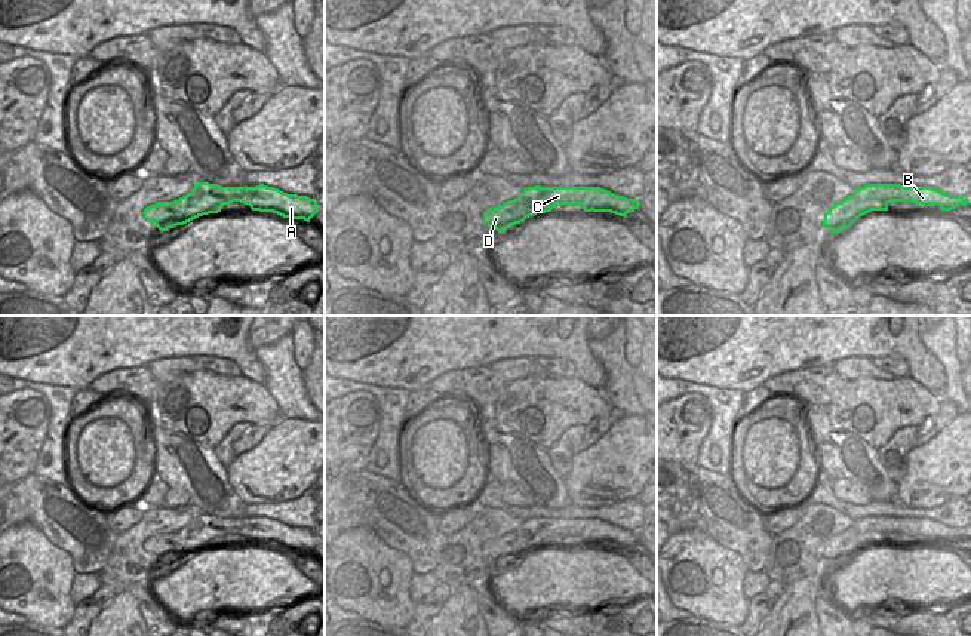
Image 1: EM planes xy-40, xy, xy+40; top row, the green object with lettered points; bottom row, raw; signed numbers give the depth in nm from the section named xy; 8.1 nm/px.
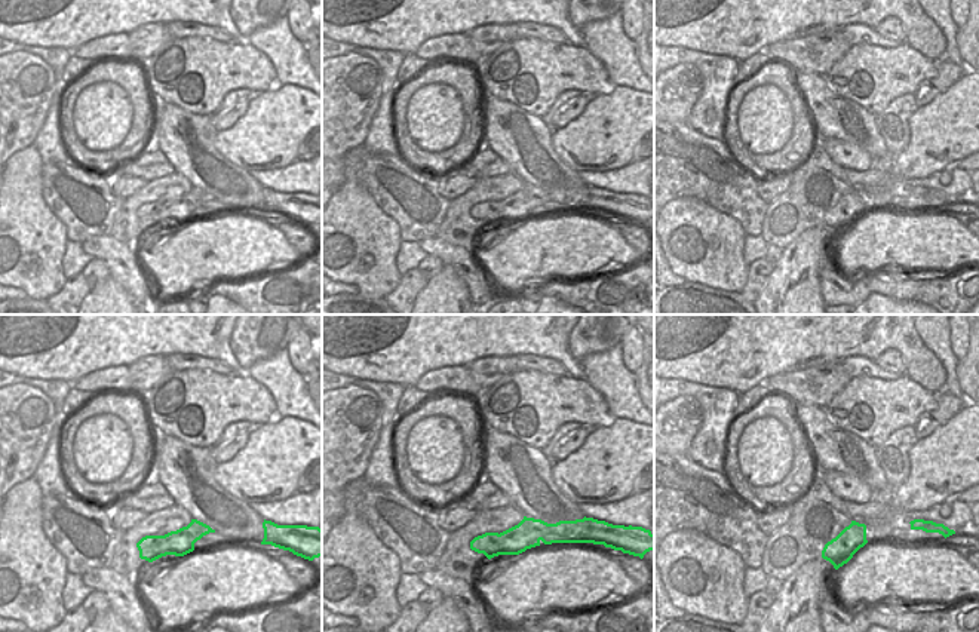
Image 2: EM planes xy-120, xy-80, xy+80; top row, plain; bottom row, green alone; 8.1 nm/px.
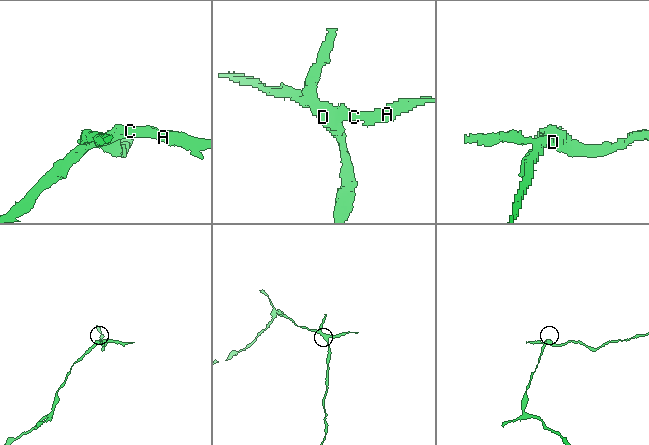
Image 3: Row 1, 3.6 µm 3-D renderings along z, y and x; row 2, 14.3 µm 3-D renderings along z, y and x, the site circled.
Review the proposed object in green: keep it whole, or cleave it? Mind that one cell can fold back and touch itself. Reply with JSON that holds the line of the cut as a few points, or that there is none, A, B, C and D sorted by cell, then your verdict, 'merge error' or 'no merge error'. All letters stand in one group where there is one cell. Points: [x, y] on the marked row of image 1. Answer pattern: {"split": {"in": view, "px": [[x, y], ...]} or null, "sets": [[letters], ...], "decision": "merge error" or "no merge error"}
{"split": {"in": "xy-40", "px": [[175, 200], [177, 211], [190, 220]]}, "sets": [["A", "B", "C"], ["D"]], "decision": "merge error"}

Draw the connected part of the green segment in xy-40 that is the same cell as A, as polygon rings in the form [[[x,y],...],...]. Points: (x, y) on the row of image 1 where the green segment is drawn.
[[[197,182],[194,188],[179,197],[178,212],[190,221],[221,212],[224,205],[240,202],[252,211],[273,212],[283,218],[310,219],[319,212],[316,199],[288,194],[274,187],[259,184],[256,187],[221,187],[218,184]]]

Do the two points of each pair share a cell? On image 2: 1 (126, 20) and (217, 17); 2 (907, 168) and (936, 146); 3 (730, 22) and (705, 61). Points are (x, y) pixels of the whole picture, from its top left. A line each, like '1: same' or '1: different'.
1: same
2: same
3: different

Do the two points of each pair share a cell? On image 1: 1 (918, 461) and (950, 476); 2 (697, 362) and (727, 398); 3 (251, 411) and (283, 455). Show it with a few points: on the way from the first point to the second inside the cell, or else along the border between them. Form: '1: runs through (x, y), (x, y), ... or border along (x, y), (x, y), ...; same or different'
1: runs through (925, 466), (933, 470), (943, 470); same
2: border along (685, 380), (744, 392); different
3: border along (288, 418), (272, 427); different

